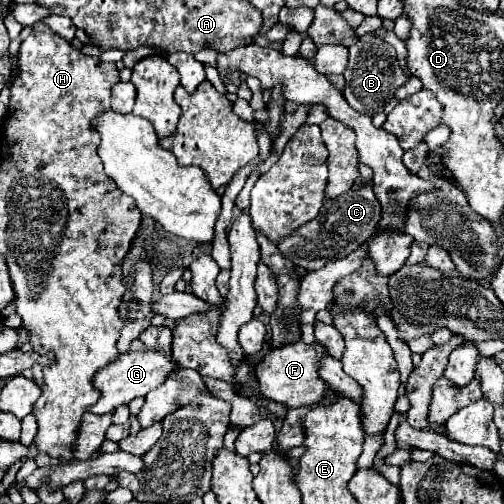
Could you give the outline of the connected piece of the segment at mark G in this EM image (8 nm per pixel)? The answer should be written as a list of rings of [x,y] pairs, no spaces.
[[[145,348],[143,352],[125,352],[121,354],[115,362],[111,362],[109,366],[105,366],[103,370],[99,370],[95,374],[95,388],[101,390],[101,398],[95,406],[91,406],[89,410],[95,414],[107,414],[111,410],[115,410],[121,404],[129,404],[133,398],[137,396],[147,396],[151,390],[155,390],[157,386],[161,386],[161,382],[165,382],[167,374],[177,366],[177,362],[167,356],[161,354],[161,350],[149,350]]]

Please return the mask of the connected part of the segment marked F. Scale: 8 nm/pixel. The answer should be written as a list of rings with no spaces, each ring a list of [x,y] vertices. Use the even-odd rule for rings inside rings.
[[[297,342],[297,344],[283,346],[279,350],[271,350],[255,366],[255,374],[257,374],[259,386],[261,386],[261,396],[287,404],[289,408],[319,404],[327,392],[327,382],[319,376],[319,364],[325,356],[329,356],[329,354],[325,354],[325,348],[317,342],[313,342],[313,348],[311,348],[311,344]]]

